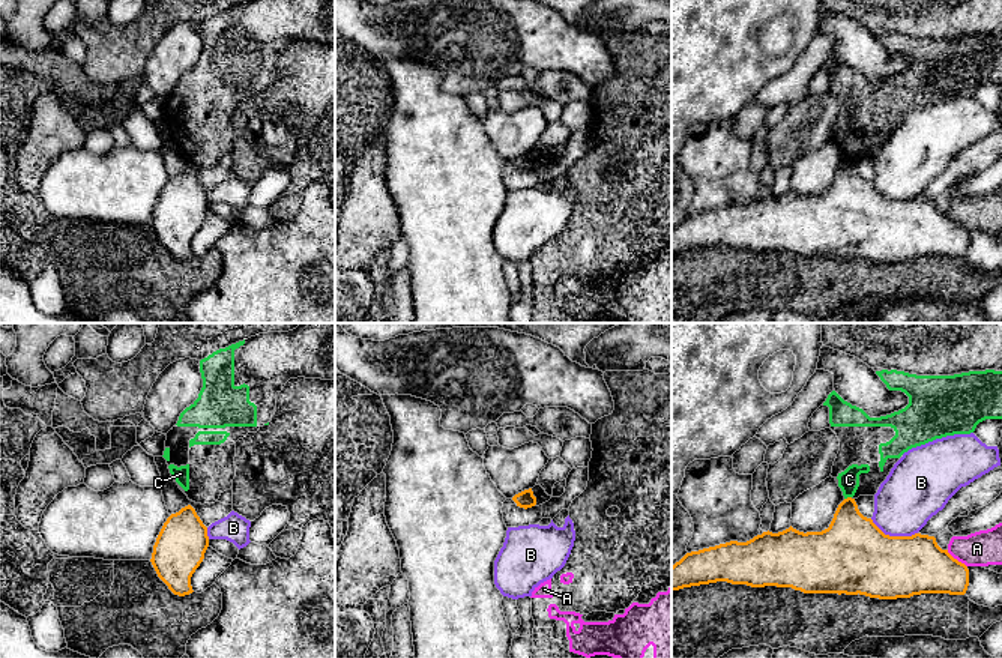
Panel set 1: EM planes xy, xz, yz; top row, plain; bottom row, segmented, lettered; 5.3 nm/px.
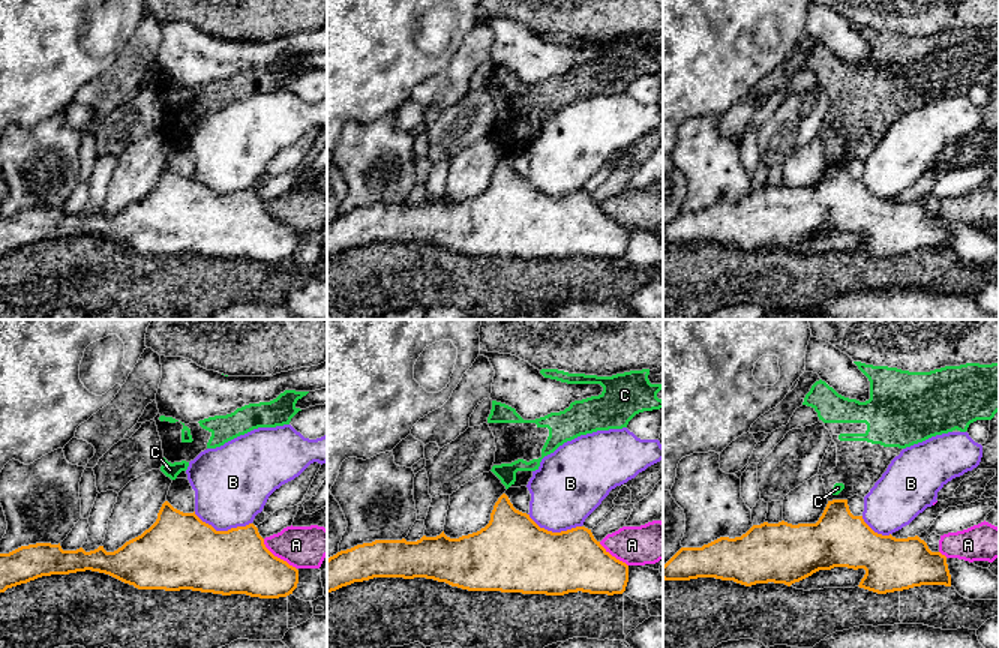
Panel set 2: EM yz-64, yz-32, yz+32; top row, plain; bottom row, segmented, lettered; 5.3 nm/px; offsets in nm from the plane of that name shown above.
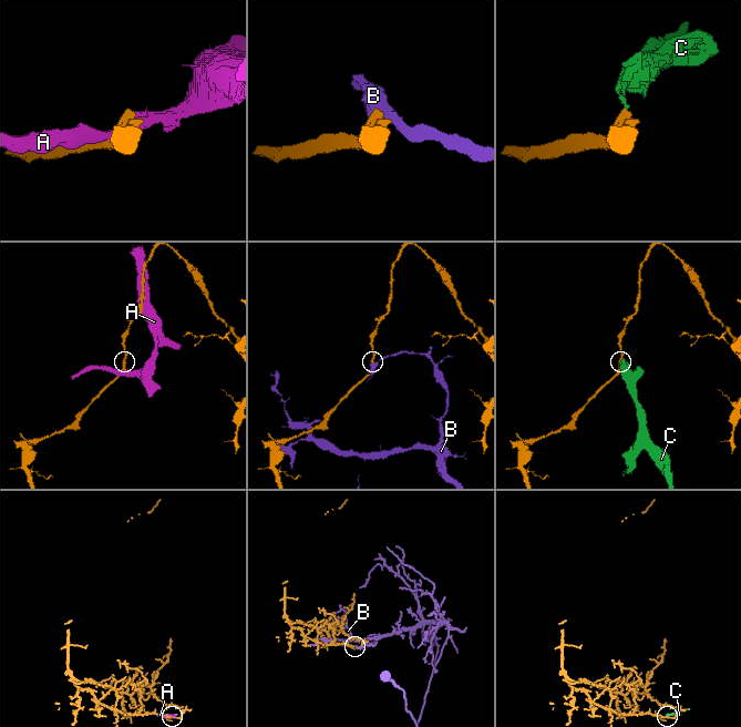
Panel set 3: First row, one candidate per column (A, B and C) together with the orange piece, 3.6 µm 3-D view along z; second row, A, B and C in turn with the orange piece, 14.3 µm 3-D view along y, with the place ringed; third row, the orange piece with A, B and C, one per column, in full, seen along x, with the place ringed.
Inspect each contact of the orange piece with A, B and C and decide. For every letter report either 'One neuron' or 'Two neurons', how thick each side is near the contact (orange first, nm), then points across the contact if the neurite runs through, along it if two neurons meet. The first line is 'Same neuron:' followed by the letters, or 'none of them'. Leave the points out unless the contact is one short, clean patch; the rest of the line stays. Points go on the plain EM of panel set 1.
Same neuron: none of them
A: Two neurons. Thickness 320 nm (orange) against 190 nm
B: Two neurons. Thickness 400 nm (orange) against 320 nm. Boundary: yz (870, 182), (890, 199), (917, 197)
C: Two neurons. Thickness 320 nm (orange) against 110 nm. Boundary: yz (851, 159), (845, 162)

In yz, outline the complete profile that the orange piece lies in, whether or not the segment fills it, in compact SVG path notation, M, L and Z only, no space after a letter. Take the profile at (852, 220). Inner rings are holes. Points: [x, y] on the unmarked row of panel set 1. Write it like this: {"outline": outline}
{"outline": "M844 162L822 195L763 195L747 206L730 204L687 216L672 230L672 254L727 245L751 251L792 251L804 257L865 258L879 263L910 261L921 257L964 258L969 233L942 213L934 200L885 198L871 182L864 180L855 162Z"}

